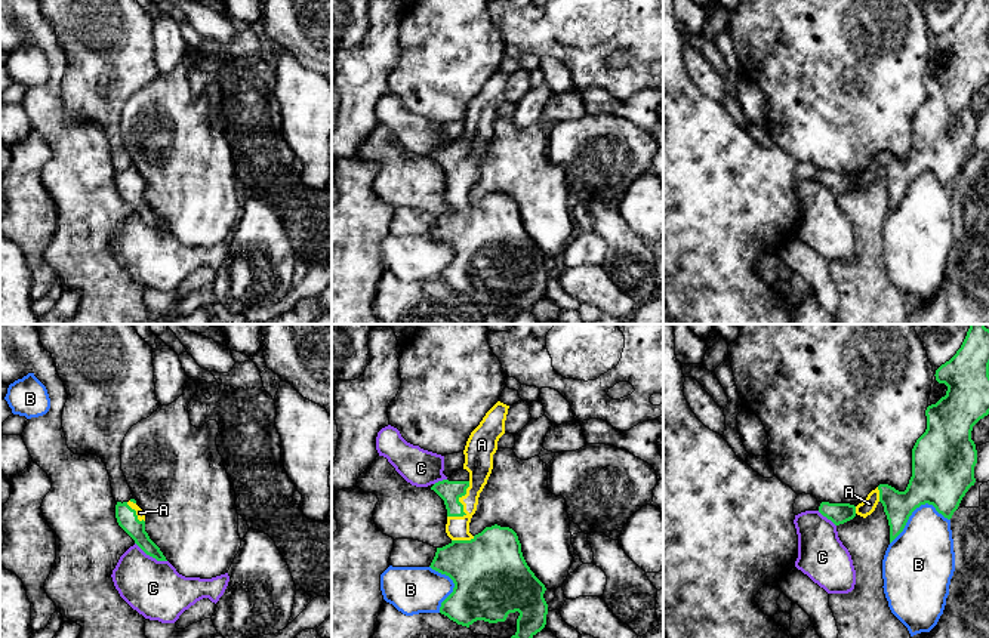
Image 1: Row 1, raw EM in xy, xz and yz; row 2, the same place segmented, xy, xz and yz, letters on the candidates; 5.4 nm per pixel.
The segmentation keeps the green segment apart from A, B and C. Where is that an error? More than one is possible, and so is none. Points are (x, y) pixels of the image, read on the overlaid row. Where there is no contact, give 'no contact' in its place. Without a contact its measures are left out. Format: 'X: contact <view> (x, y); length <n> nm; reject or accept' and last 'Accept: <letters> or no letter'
A: contact xz (462, 506); length 240 nm; accept
B: contact yz (915, 508); length 360 nm; reject
C: contact xy (151, 555); length 200 nm; reject
Accept: A

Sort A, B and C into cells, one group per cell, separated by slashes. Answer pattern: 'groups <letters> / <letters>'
groups A / B / C

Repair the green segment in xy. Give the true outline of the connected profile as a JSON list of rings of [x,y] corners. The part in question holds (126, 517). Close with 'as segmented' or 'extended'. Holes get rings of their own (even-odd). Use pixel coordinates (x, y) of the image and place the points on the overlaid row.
[[[135,499],[117,502],[115,518],[118,525],[135,540],[135,543],[157,561],[167,561],[160,548],[150,539],[145,531],[145,514],[136,505]]] | extended

